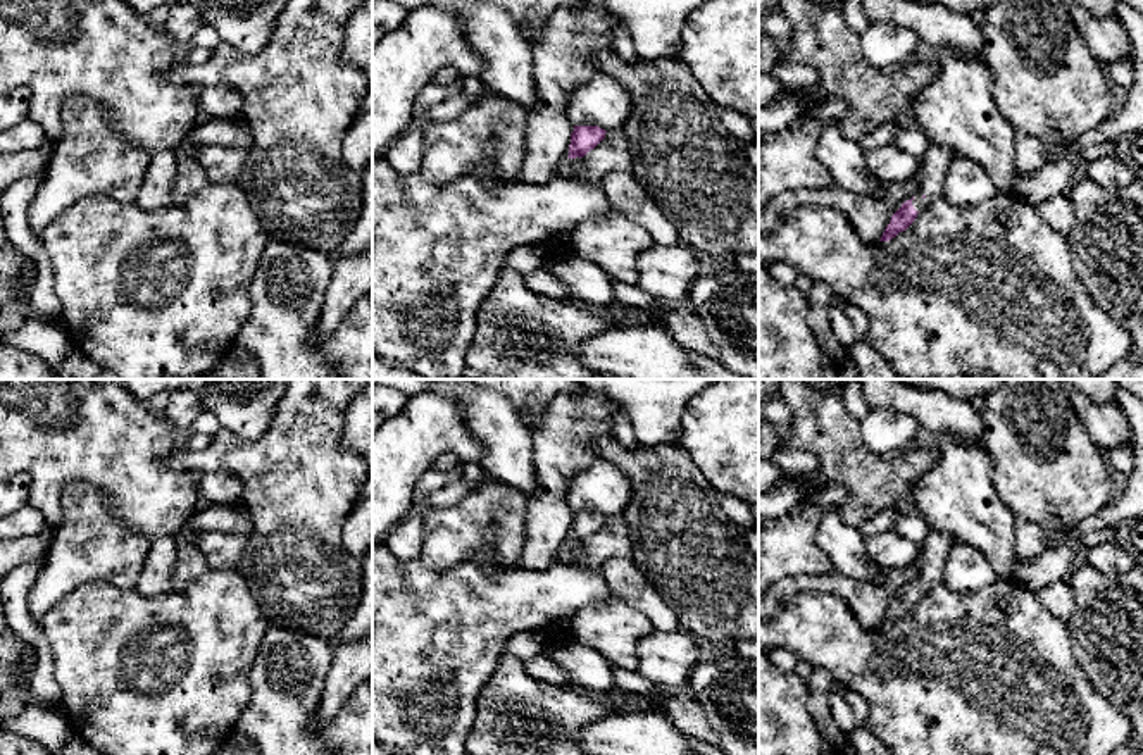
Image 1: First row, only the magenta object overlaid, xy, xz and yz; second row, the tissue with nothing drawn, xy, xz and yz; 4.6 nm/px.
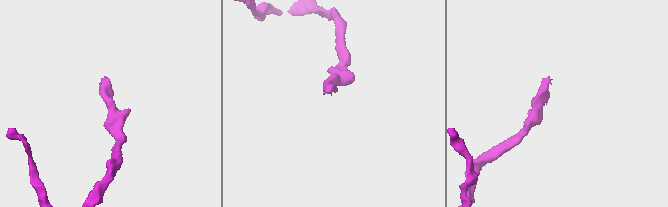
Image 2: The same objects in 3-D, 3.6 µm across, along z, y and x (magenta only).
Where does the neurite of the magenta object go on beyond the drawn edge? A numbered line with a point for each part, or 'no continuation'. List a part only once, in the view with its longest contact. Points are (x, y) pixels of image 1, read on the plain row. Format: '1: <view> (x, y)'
1: xz (566, 552)

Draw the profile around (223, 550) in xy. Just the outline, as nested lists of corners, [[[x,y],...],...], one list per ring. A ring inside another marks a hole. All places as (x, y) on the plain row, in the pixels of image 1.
[[[209,531],[202,533],[198,546],[210,569],[238,569],[247,534]]]

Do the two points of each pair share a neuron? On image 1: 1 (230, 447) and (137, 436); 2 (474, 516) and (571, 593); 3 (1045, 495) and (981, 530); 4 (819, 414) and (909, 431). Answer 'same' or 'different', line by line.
1: different
2: different
3: different
4: different

